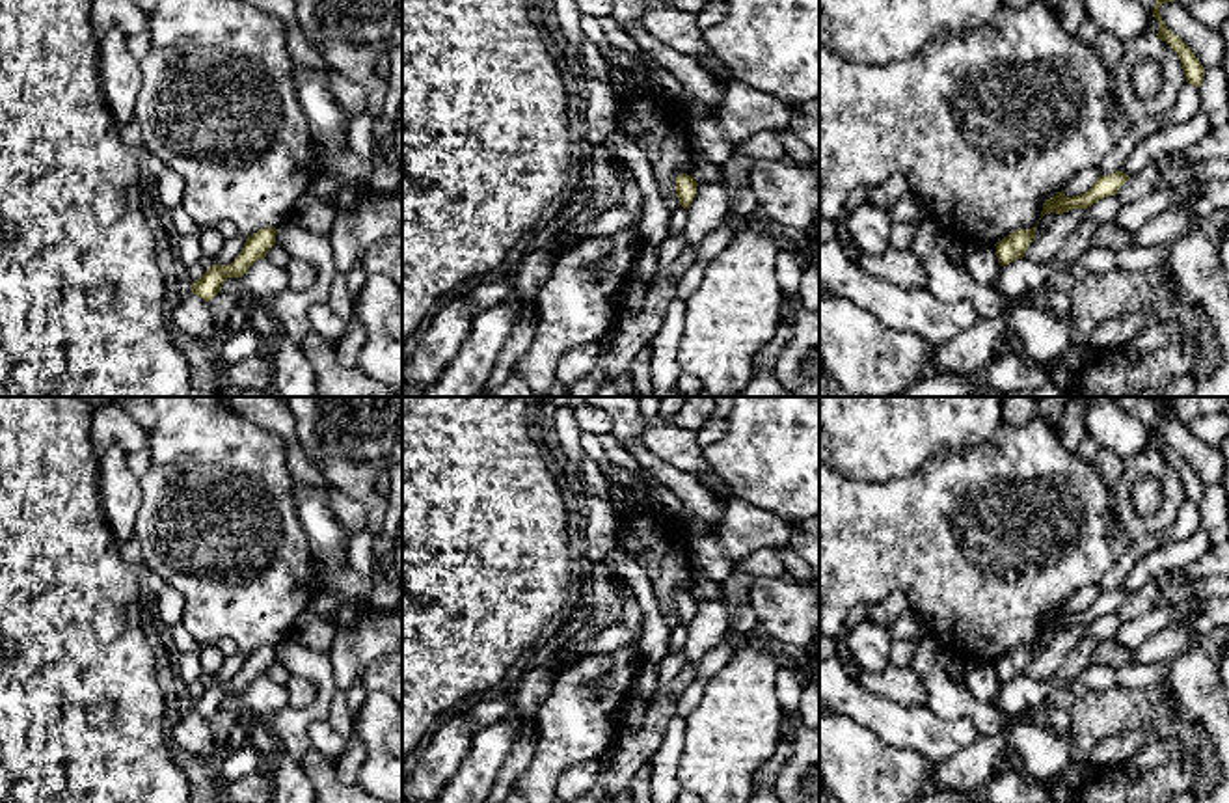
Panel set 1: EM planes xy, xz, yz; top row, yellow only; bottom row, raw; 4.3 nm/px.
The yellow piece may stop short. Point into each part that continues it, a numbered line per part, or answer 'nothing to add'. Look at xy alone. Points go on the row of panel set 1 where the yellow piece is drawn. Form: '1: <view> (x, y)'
nothing to add

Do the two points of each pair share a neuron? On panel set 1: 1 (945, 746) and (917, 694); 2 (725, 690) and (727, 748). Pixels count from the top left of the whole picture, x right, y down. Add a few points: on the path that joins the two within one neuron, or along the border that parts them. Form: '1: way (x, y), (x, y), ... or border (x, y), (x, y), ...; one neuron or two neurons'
1: border (879, 694), (892, 701), (926, 707); two neurons
2: way (727, 705), (727, 733); one neuron

